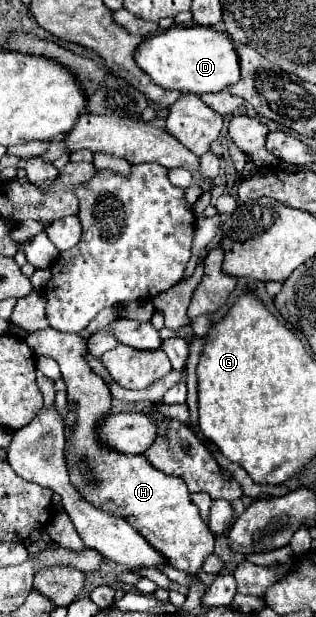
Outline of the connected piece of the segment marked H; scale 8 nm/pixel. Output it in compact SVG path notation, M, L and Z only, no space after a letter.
M46 328L28 334L24 340L34 356L48 356L58 362L62 380L66 382L66 396L74 404L76 422L66 442L64 456L70 482L78 494L94 508L124 518L150 542L150 546L166 556L174 568L196 576L204 558L214 550L212 530L202 520L198 508L190 502L190 492L180 478L156 470L144 454L124 454L100 444L98 426L104 416L110 416L112 396L106 382L88 366L86 338Z

